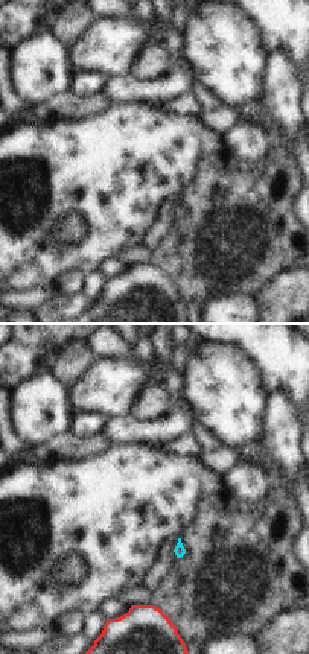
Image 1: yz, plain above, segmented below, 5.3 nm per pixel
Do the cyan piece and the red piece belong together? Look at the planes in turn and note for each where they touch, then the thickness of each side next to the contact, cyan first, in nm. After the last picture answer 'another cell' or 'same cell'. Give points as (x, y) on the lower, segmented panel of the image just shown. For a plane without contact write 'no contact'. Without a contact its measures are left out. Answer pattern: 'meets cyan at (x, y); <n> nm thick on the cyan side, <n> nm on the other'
no contact

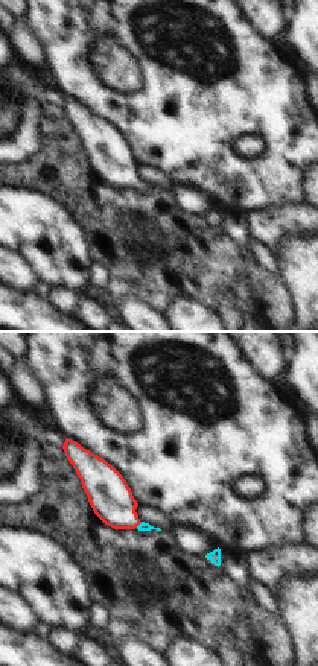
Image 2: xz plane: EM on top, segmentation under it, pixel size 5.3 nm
meets cyan at (140, 523); 50 nm thick on the cyan side, 220 nm on the other

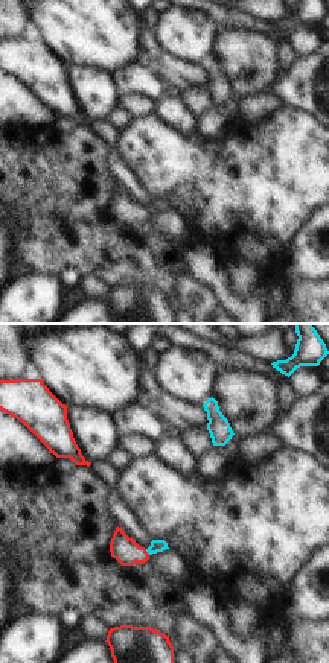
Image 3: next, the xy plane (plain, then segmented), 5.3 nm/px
meets cyan at (148, 552); 70 nm thick on the cyan side, 140 nm on the other

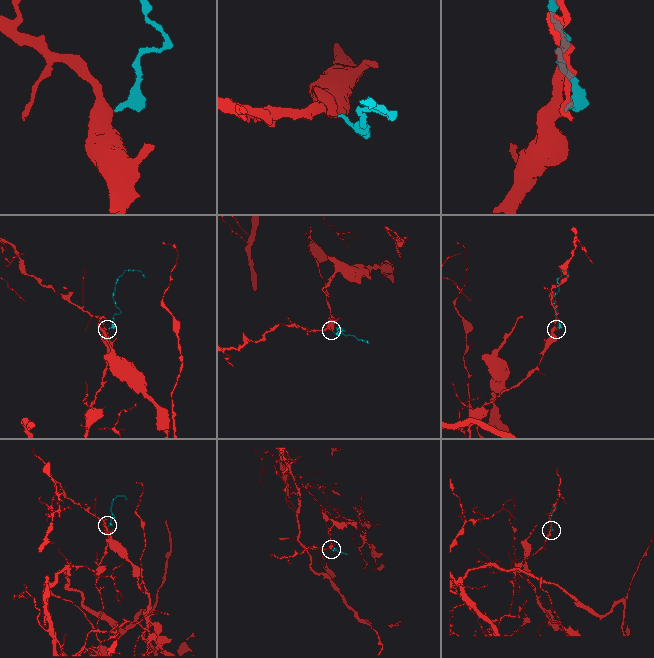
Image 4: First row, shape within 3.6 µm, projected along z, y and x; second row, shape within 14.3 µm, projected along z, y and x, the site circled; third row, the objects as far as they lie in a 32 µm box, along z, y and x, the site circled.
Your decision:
same cell

